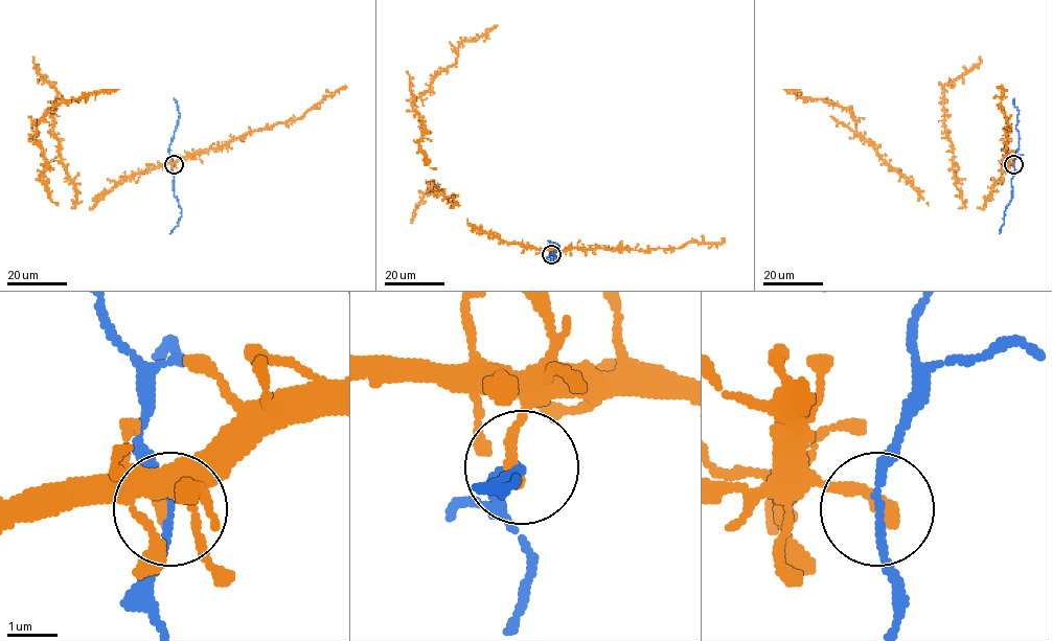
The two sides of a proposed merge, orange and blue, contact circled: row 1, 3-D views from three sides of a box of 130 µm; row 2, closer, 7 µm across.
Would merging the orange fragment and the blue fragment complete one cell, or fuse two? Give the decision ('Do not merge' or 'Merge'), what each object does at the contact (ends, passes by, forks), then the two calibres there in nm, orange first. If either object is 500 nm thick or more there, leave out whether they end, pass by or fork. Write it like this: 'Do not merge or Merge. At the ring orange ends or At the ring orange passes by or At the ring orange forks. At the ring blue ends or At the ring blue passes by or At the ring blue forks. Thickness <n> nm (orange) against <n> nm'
Merge. At the ring orange ends. At the ring blue passes by. Thickness 360 nm (orange) against 130 nm

